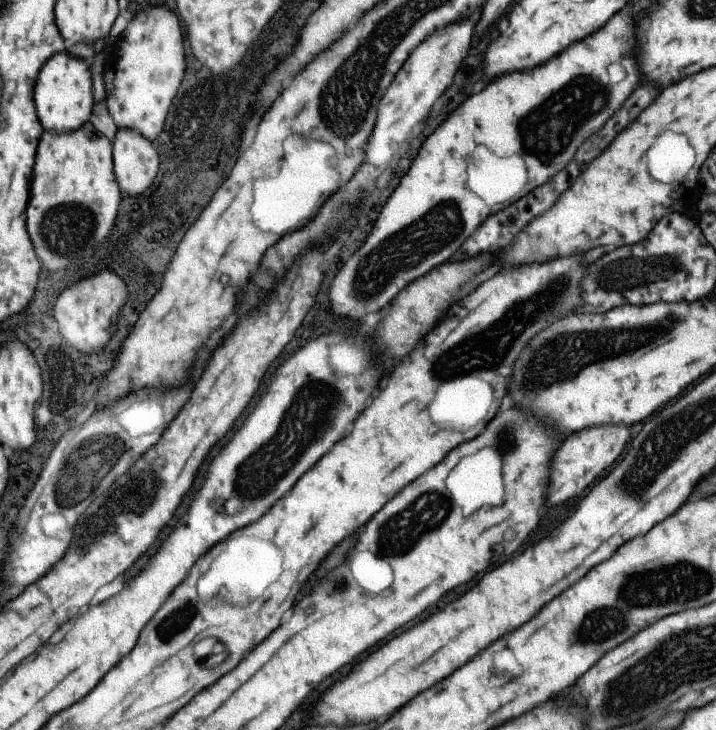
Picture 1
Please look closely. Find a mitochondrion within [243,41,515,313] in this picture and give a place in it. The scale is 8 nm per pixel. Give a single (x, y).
(415, 244)

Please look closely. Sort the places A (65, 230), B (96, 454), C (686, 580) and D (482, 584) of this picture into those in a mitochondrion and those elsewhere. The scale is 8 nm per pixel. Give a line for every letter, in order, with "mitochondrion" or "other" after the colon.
A: mitochondrion
B: mitochondrion
C: mitochondrion
D: other

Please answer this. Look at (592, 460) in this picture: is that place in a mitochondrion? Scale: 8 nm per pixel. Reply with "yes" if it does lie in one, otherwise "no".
no

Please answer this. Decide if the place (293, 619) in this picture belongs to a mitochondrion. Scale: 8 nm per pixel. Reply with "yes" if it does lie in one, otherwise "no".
no

